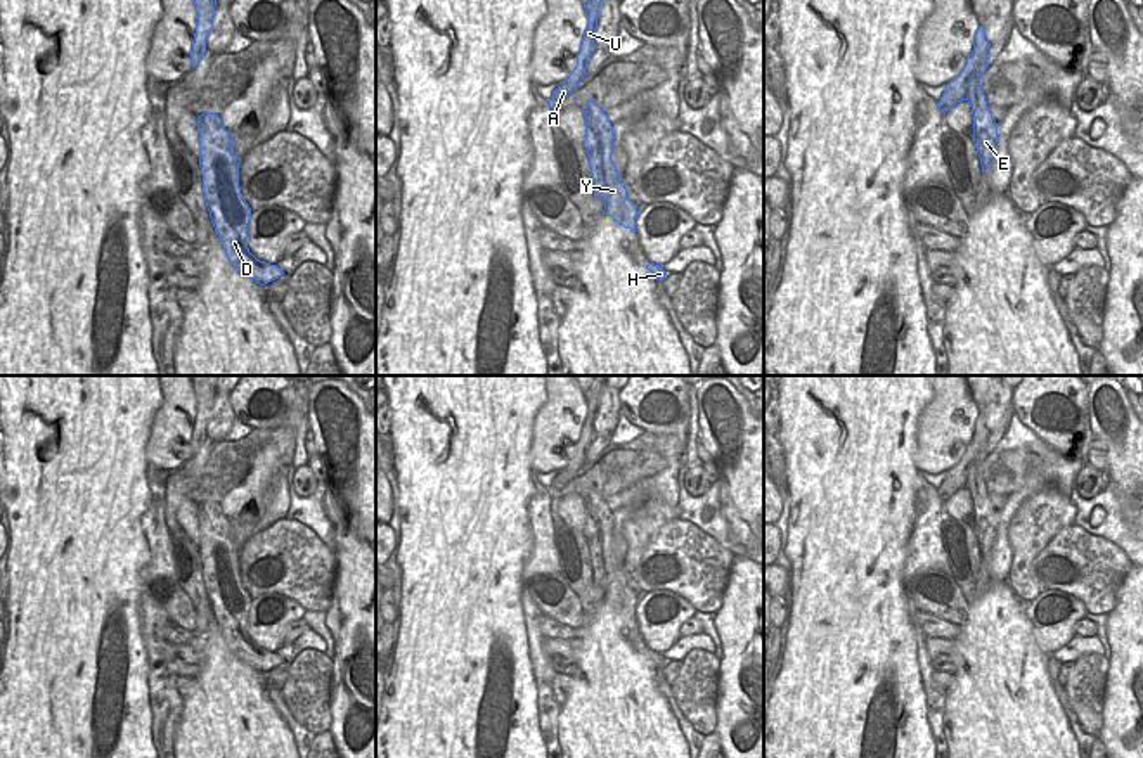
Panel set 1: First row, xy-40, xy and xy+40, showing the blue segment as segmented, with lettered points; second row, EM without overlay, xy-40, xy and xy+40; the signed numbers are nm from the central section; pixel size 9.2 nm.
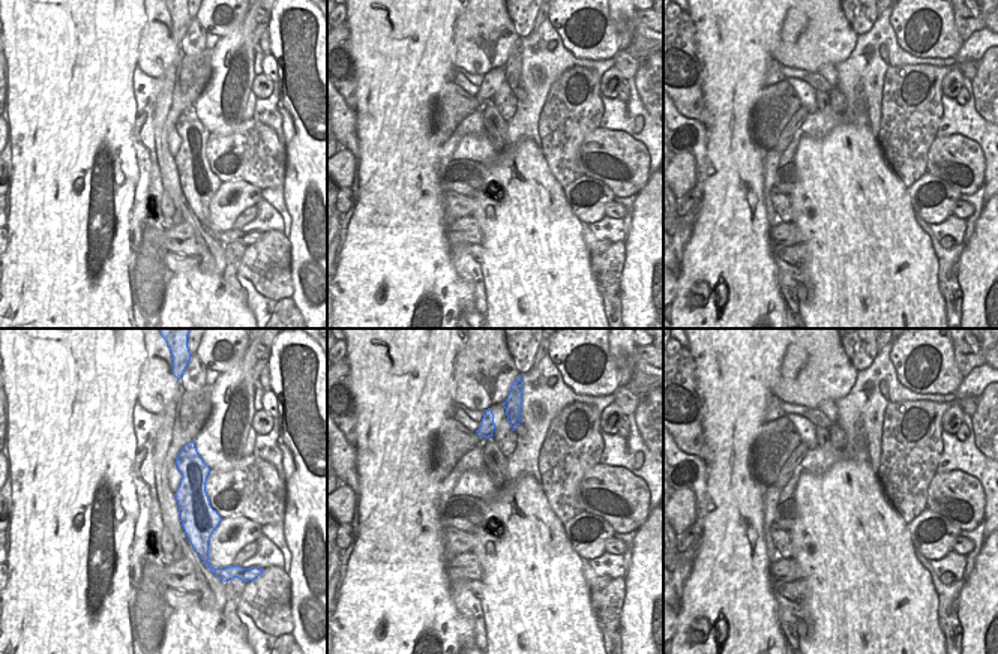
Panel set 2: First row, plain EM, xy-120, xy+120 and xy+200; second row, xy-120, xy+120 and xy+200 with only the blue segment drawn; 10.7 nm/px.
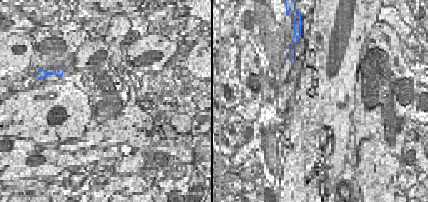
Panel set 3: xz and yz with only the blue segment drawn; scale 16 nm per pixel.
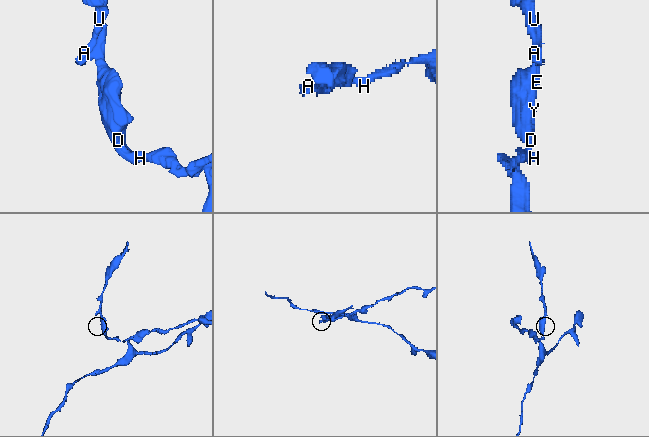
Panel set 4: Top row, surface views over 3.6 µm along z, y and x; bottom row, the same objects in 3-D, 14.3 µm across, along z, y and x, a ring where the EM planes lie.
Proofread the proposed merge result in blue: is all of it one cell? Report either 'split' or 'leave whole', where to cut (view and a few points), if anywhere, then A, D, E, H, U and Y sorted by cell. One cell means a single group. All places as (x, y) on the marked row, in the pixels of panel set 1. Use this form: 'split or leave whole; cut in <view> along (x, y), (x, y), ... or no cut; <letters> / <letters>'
split; cut in xy+40 along (970, 104), (988, 108); A U / D E H Y

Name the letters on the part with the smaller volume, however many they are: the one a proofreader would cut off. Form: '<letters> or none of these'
A, U

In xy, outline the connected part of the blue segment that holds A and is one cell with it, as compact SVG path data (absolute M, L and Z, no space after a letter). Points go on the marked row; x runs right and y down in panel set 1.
M589 0L587 3L584 3L584 9L587 14L587 29L580 43L580 52L577 55L577 66L573 73L558 85L552 97L547 100L551 109L554 106L559 106L572 92L575 92L578 88L578 83L585 76L587 62L596 50L594 33L597 29L597 14L599 14L601 2L603 0Z

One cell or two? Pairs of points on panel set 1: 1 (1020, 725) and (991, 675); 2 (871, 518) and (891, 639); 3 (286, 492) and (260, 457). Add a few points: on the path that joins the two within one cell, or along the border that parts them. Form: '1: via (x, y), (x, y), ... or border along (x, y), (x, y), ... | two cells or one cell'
1: via (1008, 713), (1001, 706), (1001, 687) | one cell
2: via (871, 547), (871, 556), (877, 561), (877, 610) | one cell
3: border along (290, 464), (272, 495), (272, 502), (260, 518) | two cells

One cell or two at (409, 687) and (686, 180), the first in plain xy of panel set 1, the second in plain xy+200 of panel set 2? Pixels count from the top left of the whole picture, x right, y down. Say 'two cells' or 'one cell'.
two cells

